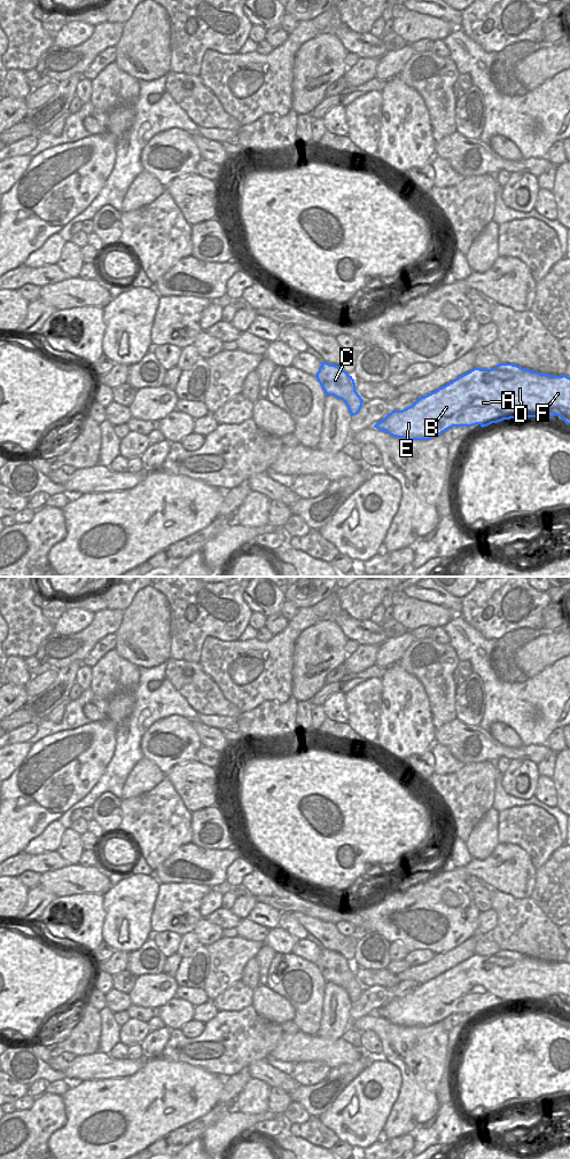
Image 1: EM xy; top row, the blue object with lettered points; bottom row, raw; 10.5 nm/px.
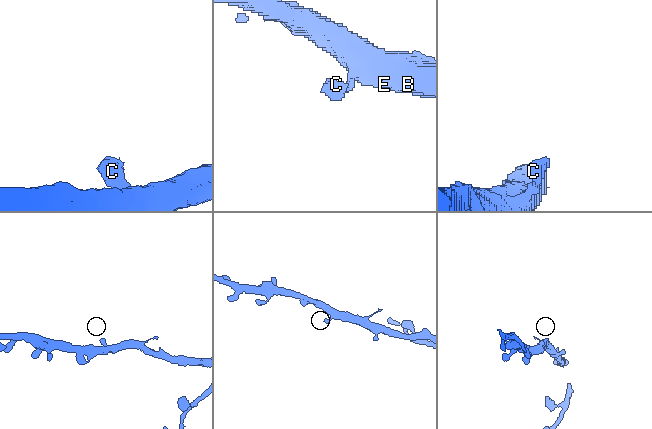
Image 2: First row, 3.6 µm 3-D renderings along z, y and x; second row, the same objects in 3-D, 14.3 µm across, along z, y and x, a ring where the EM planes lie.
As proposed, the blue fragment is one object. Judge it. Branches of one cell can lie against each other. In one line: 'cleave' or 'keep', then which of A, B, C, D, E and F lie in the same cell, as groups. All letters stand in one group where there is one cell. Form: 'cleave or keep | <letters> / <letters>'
keep | A B C D E F

